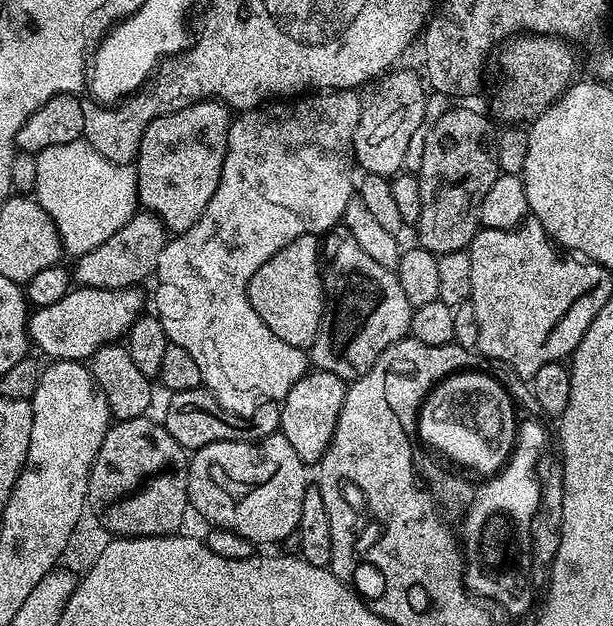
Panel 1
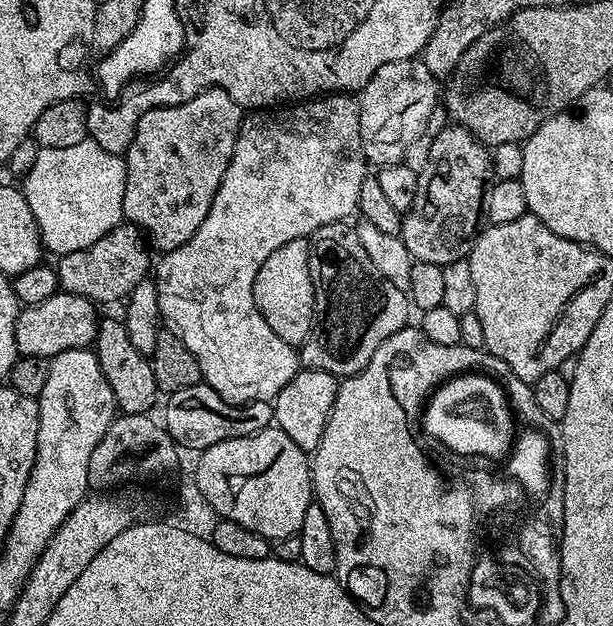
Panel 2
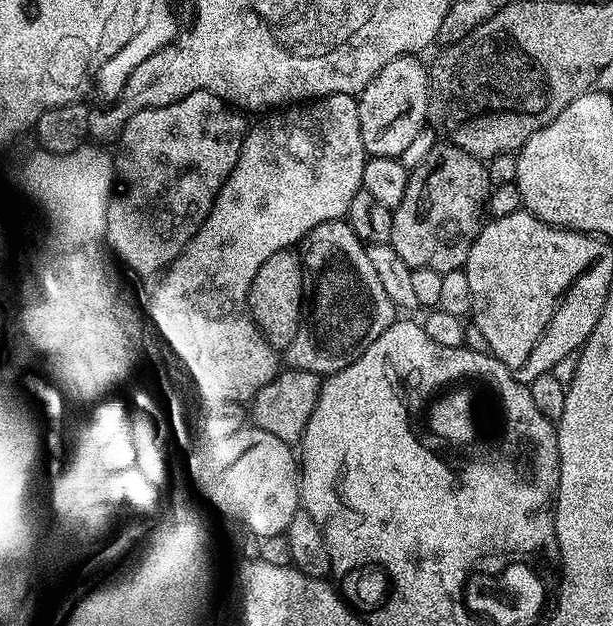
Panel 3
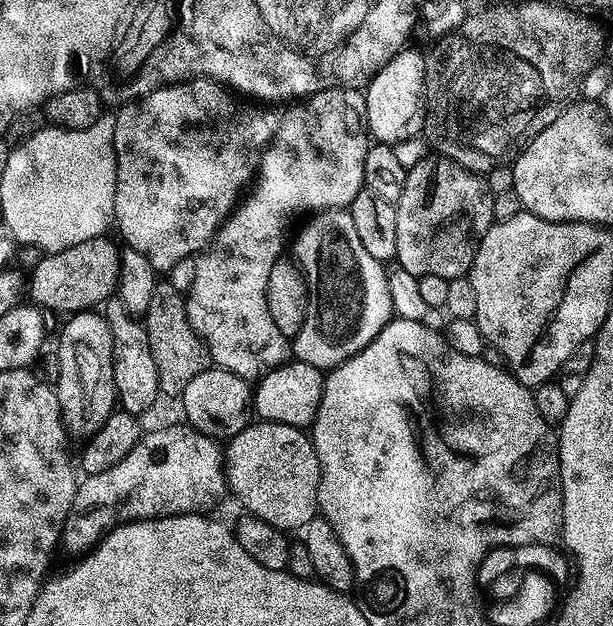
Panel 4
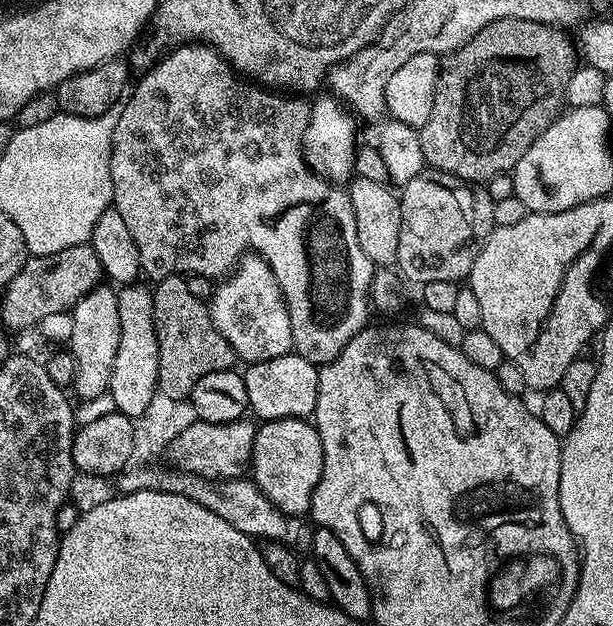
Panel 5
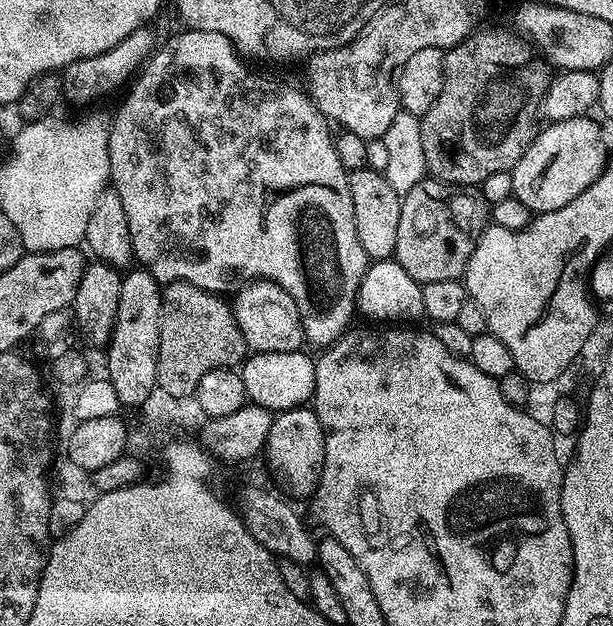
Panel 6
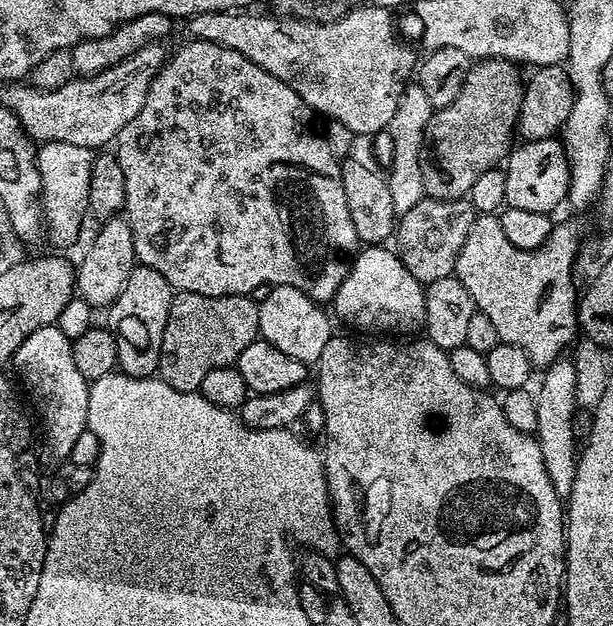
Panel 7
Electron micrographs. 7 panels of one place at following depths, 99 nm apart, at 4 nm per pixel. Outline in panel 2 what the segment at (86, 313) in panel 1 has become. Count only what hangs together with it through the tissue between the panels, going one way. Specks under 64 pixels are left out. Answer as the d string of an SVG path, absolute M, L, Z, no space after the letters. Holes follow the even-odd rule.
M65 292L56 293L46 302L23 307L15 326L17 351L25 356L51 358L68 349L89 347L99 328L100 318L95 308L95 303L84 296Z

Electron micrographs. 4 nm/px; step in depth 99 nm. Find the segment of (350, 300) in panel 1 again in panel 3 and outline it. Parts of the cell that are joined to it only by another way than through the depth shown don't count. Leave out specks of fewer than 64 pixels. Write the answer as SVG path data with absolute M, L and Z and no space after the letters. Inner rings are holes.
M347 219L322 222L308 233L303 248L302 263L310 277L312 313L310 311L307 313L306 323L297 336L286 345L286 351L288 351L289 365L292 368L300 368L304 372L315 372L317 376L327 378L332 373L350 366L350 362L357 360L397 319L398 309L390 302L386 290L382 290L382 278L378 278L378 273L370 262L368 249L364 241L358 238L358 234L354 234Z

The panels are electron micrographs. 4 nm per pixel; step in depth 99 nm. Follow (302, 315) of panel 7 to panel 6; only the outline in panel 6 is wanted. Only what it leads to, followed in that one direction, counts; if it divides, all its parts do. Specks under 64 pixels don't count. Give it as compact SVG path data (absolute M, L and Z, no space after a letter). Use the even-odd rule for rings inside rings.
M254 280L243 285L235 293L234 311L245 345L252 352L299 352L305 347L300 311L282 286L269 280Z

